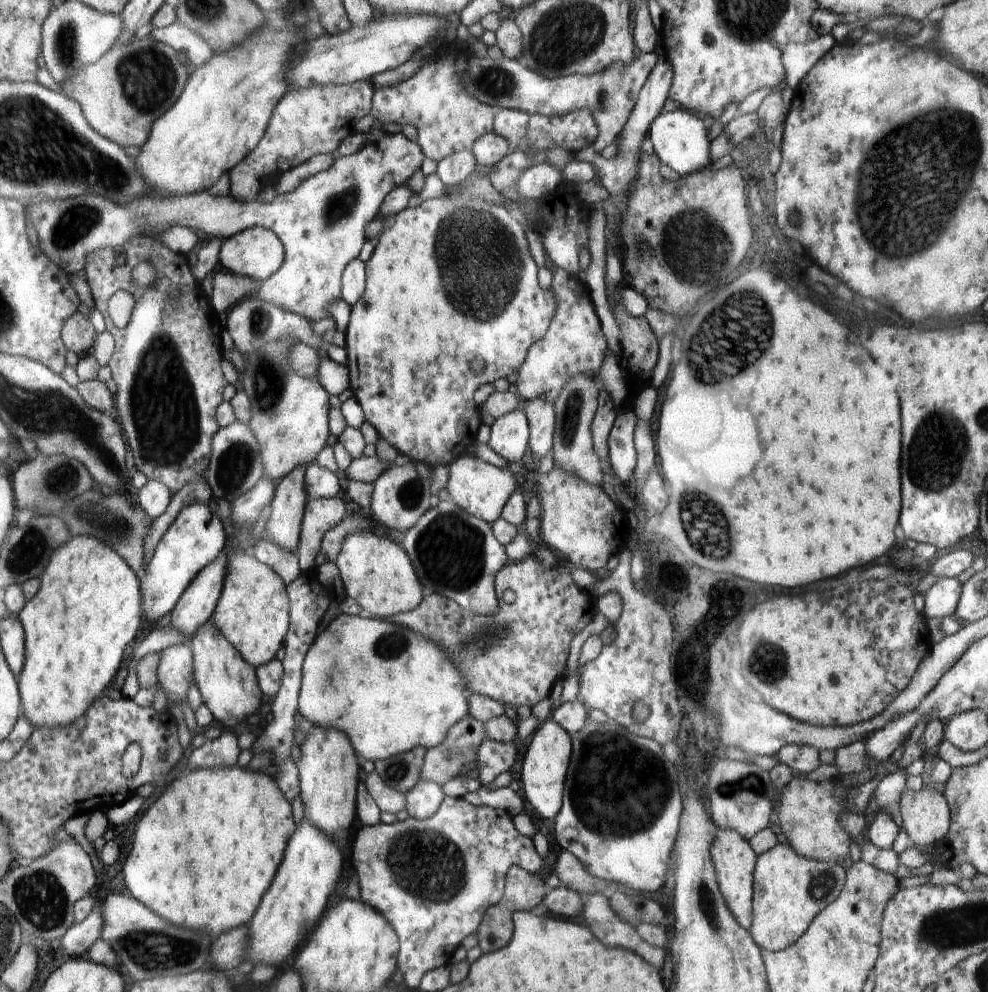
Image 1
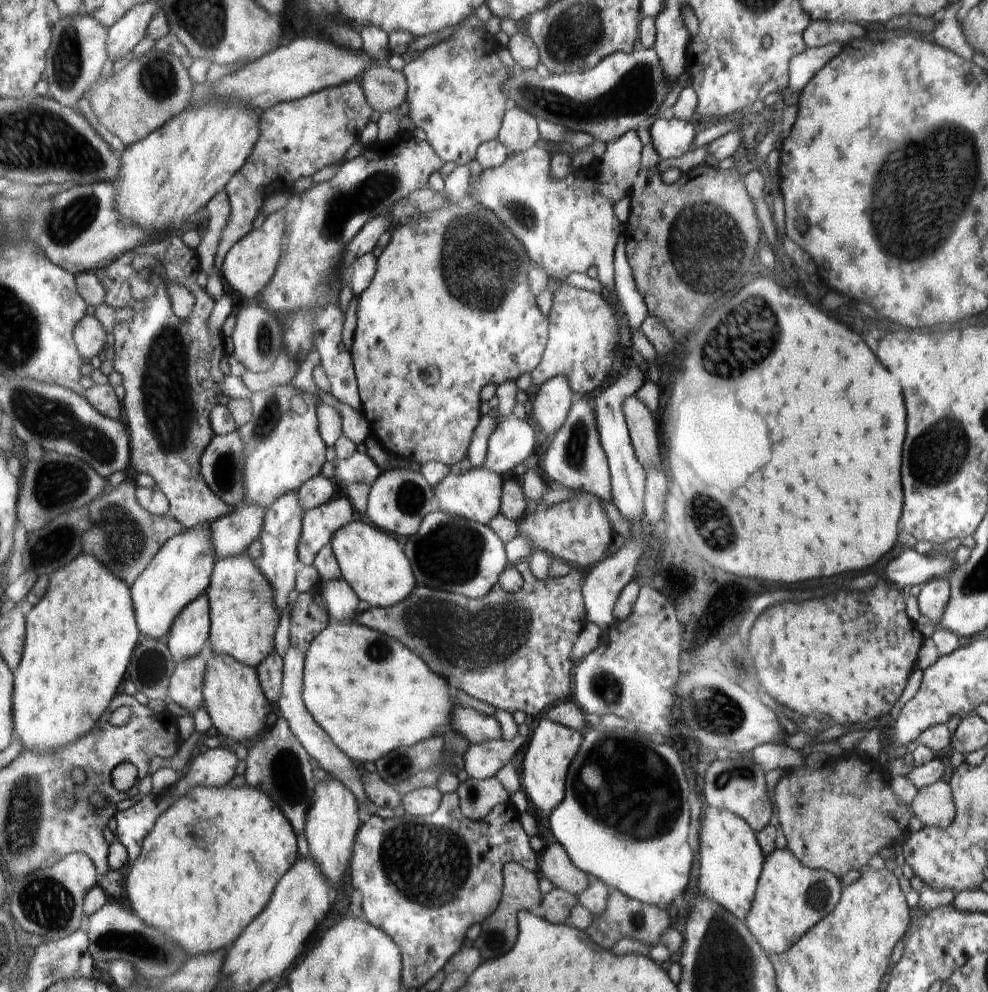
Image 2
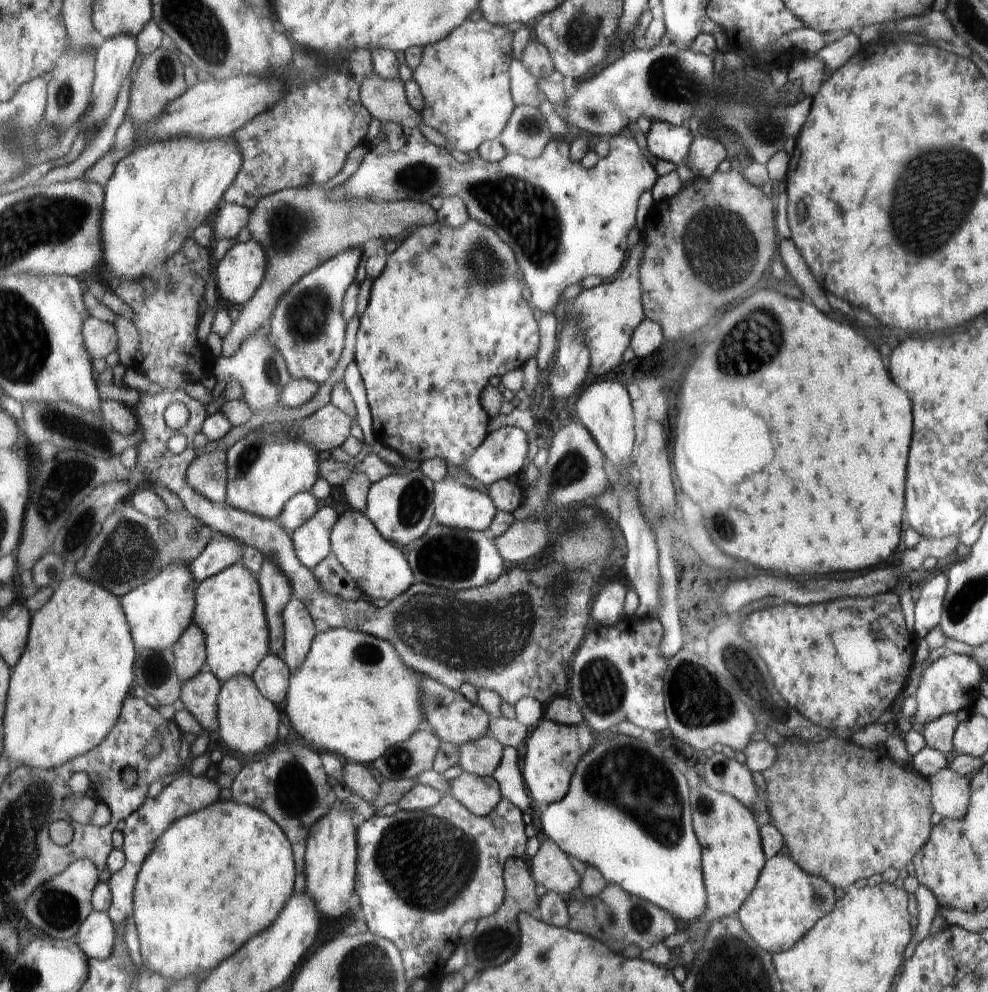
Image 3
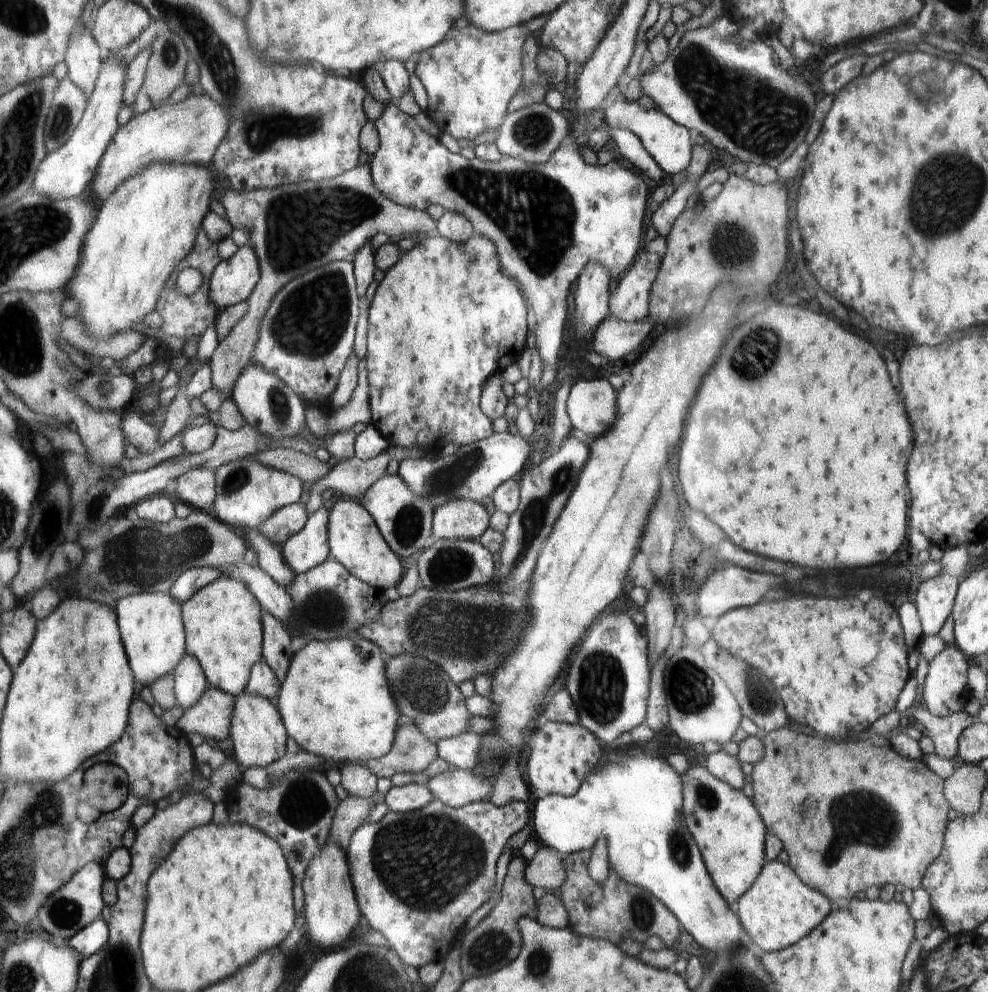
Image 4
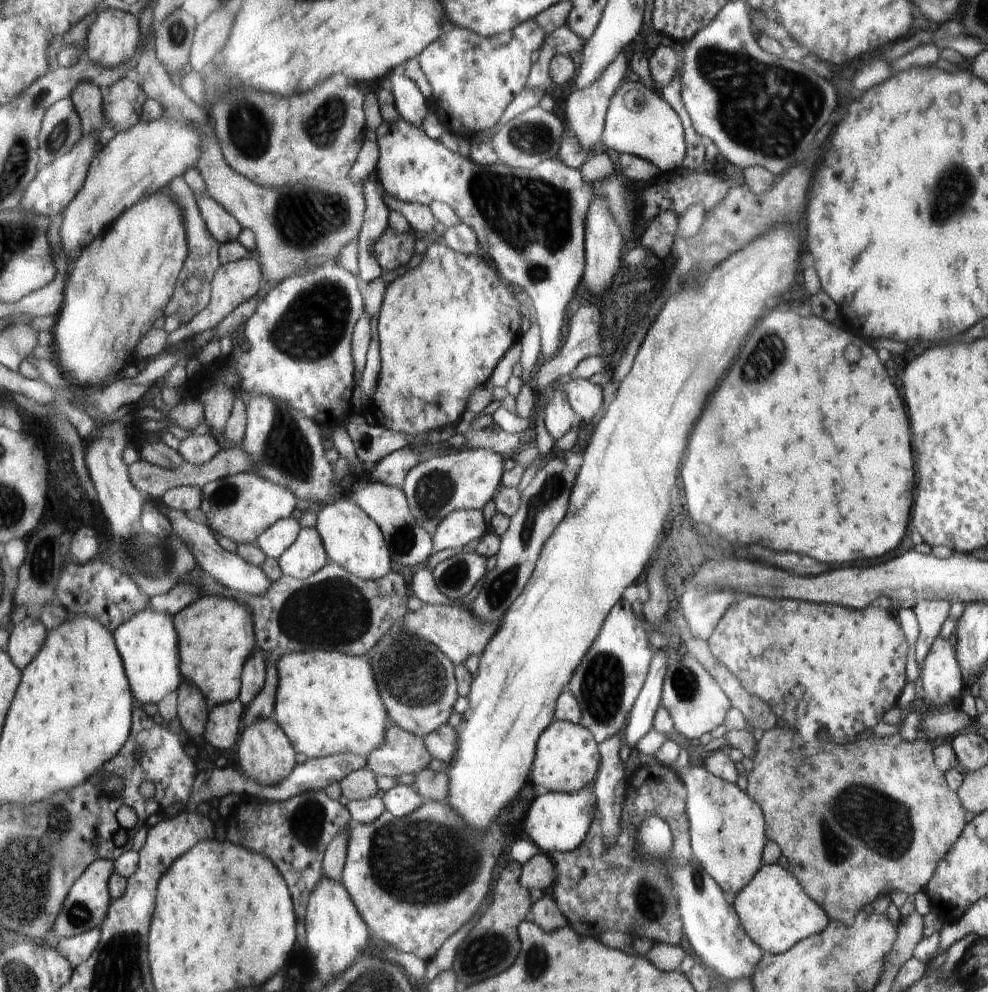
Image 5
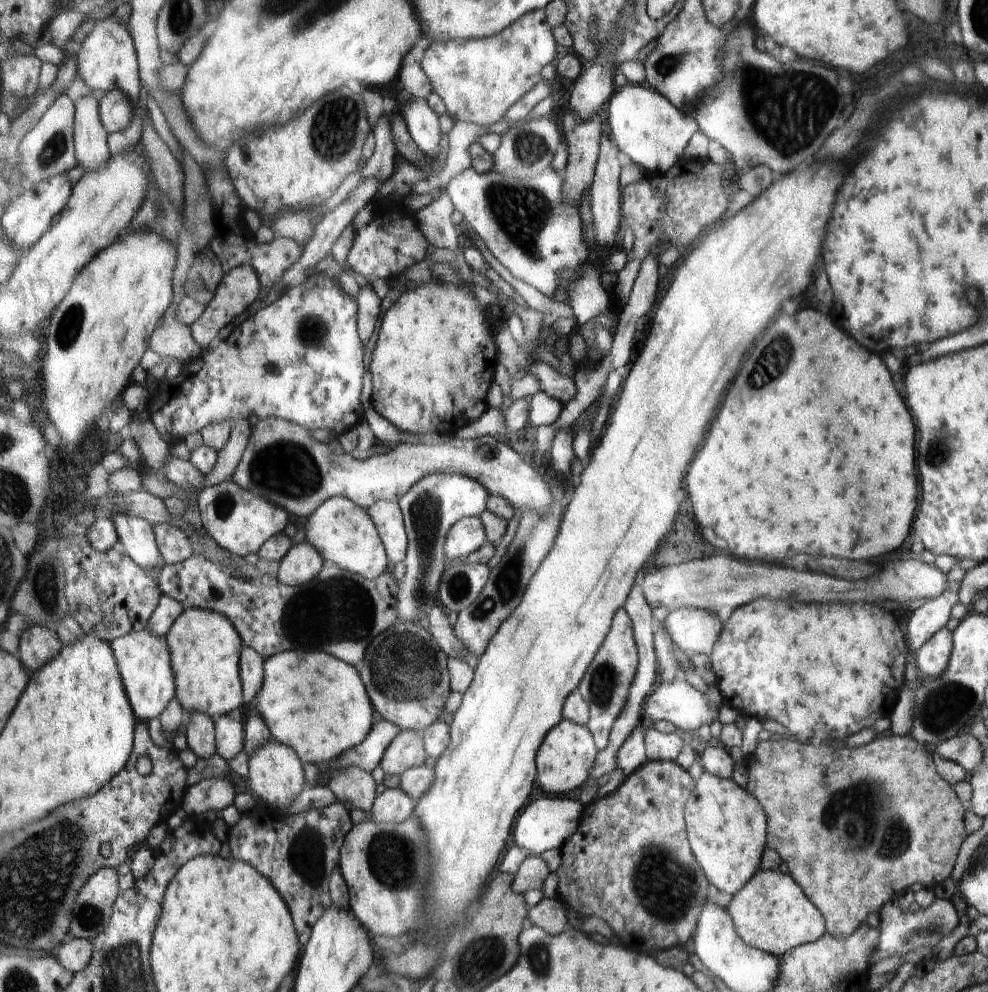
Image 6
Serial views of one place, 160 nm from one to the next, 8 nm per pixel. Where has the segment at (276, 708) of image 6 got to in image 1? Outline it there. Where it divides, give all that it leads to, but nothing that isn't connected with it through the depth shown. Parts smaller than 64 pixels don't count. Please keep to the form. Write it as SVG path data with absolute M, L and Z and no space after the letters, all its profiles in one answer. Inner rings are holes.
M340 613L334 617L314 639L304 657L298 712L321 729L328 728L330 722L330 729L346 732L351 744L354 742L352 746L355 752L364 761L372 760L375 763L416 747L437 747L444 742L454 724L468 714L468 678L460 666L456 668L452 664L453 658L448 654L444 656L428 638L412 632L405 626L363 613Z

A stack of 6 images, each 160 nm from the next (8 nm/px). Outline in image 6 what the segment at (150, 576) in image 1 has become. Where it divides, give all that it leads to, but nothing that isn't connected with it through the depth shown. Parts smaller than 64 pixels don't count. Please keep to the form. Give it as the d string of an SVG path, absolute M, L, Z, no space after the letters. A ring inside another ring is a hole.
M144 628L116 638L111 645L118 669L122 672L122 680L126 680L125 692L130 692L130 700L134 700L134 712L138 712L138 719L148 722L161 716L176 698L176 674L173 672L168 642Z

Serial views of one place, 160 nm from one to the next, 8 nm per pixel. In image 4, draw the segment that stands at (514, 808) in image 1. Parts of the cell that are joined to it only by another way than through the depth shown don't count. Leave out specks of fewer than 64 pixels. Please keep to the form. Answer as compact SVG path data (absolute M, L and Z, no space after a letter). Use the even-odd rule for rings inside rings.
M466 769L447 770L429 778L425 785L434 799L454 808L488 799L491 790L488 778L476 777Z

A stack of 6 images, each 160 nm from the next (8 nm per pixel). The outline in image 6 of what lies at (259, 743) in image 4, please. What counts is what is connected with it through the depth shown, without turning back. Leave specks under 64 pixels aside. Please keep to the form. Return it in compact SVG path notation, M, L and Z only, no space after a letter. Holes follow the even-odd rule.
M271 737L264 746L256 748L252 756L248 756L248 783L251 790L274 809L293 803L304 791L304 770L298 758L290 746Z

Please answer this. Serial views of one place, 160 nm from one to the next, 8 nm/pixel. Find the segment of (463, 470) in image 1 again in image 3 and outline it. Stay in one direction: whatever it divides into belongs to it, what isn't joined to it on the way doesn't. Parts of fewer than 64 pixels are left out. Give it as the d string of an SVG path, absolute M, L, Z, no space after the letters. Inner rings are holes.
M451 478L434 483L437 514L435 525L488 531L498 510L488 494L467 488Z

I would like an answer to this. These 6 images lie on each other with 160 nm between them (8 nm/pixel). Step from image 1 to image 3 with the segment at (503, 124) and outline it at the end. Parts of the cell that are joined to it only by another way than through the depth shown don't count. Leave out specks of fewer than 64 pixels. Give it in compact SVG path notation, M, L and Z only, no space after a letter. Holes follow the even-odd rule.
M532 105L516 106L499 138L507 153L520 153L527 159L540 157L548 140L548 124L538 107Z

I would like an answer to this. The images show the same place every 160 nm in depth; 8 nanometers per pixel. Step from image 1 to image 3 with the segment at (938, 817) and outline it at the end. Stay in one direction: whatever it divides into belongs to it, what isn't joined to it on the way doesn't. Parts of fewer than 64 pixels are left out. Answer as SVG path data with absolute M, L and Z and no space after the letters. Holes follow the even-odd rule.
M950 767L927 777L931 784L933 812L938 812L944 819L960 820L966 816L971 797L969 780L969 777L958 774Z

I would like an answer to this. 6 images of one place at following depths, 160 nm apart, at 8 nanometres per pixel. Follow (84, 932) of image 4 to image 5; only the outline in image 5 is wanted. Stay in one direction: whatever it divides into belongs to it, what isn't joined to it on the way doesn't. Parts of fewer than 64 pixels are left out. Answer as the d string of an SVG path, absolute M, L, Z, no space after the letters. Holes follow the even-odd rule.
M95 928L81 935L70 938L62 937L56 949L59 953L68 958L69 963L76 968L79 964L85 963L97 948L101 940L101 930Z

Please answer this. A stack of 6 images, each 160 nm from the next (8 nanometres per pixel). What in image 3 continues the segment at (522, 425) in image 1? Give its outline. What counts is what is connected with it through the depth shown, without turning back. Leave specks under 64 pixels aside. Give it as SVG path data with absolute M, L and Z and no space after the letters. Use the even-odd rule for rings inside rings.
M508 424L505 427L490 431L488 438L484 440L480 447L469 456L467 464L460 466L468 473L468 476L484 486L492 486L500 478L510 478L518 474L524 466L528 452L528 436L526 431L518 426Z

